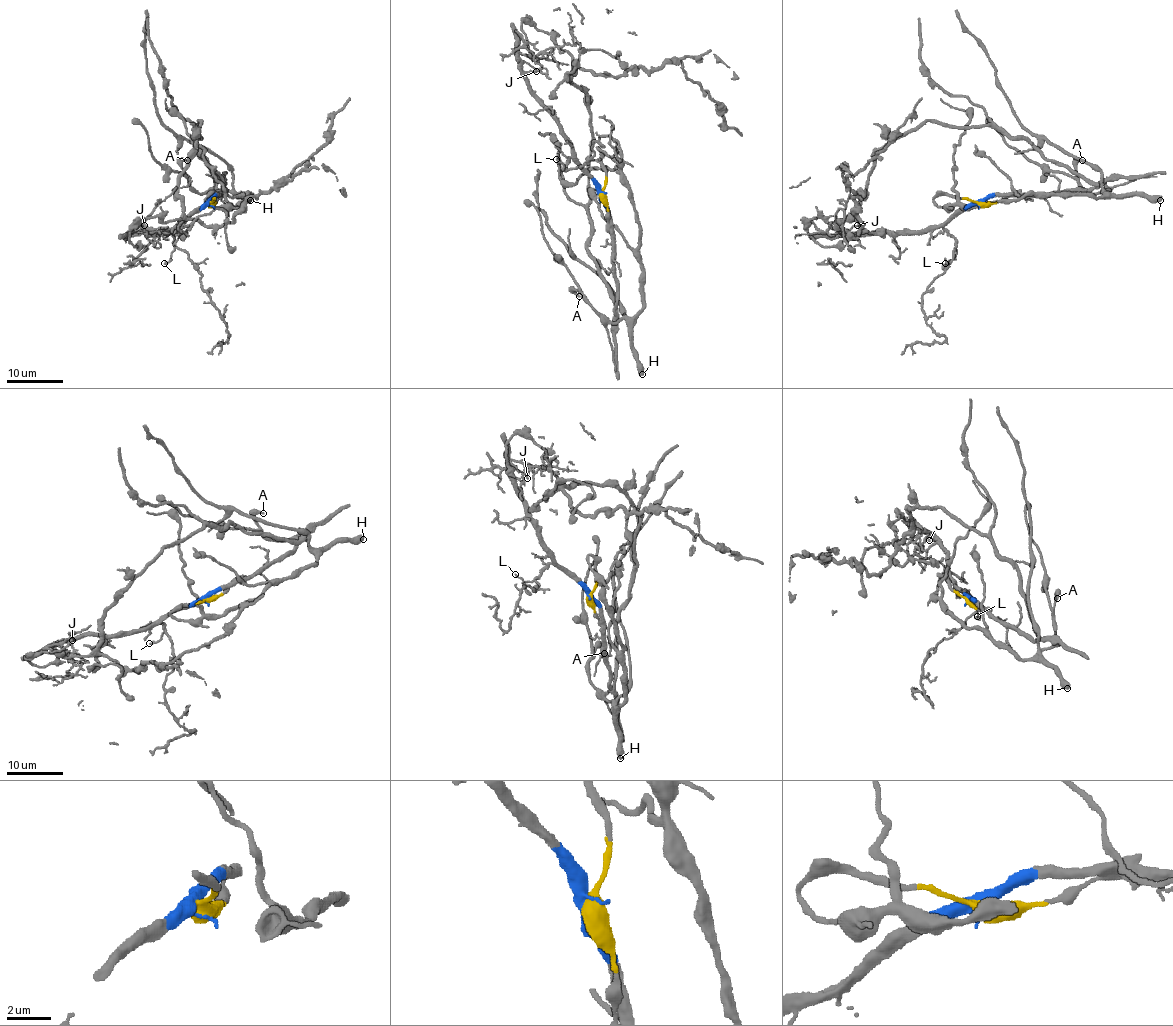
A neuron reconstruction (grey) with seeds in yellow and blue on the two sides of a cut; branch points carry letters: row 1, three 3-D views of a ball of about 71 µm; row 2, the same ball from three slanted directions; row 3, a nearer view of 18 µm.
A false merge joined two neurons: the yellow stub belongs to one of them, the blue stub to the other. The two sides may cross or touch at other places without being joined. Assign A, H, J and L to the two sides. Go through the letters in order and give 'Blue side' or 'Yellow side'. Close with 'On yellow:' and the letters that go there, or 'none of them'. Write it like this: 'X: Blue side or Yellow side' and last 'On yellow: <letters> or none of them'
A: Yellow side
H: Yellow side
J: Blue side
L: Blue side
On yellow: A, H

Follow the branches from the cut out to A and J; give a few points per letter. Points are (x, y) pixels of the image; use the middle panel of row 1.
A: (601, 193), (605, 169), (596, 147), (618, 164), (629, 191), (643, 307), (611, 323), (580, 296)
J: (601, 193), (596, 181), (574, 157), (573, 144), (559, 119), (533, 94), (522, 64), (525, 61), (536, 71)

